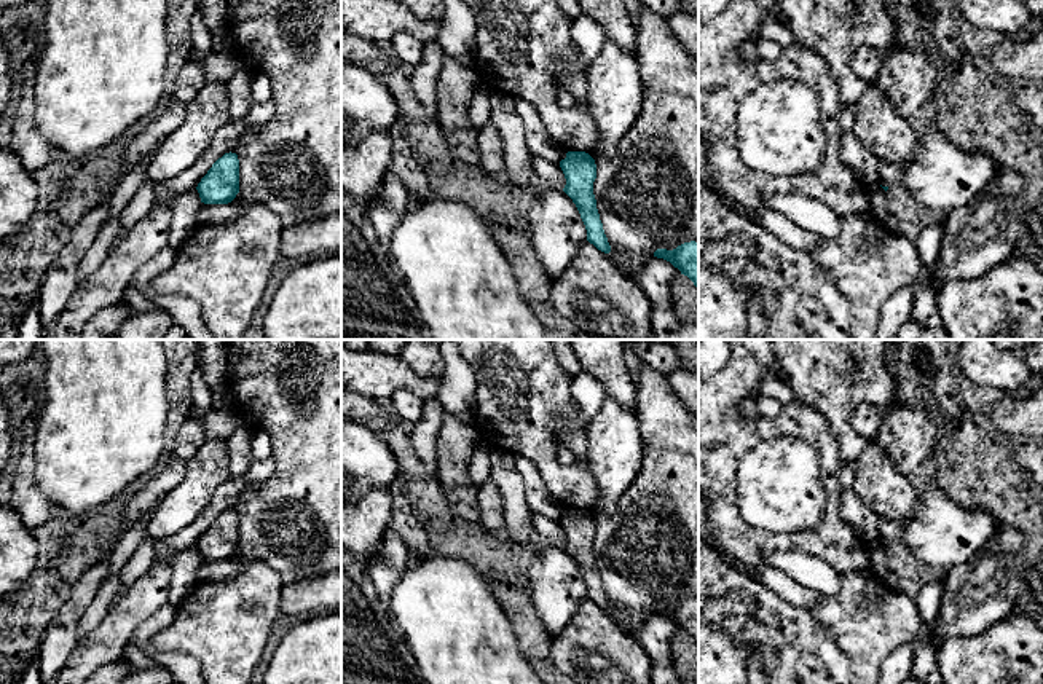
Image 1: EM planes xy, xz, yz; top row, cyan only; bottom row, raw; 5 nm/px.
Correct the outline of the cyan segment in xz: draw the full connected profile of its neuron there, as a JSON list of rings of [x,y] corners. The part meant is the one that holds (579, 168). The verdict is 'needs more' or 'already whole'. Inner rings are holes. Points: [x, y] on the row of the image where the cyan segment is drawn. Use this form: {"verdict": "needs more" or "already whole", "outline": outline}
{"verdict": "already whole", "outline": [[[568,151],[566,158],[560,161],[560,167],[566,179],[563,191],[573,199],[581,214],[587,230],[587,241],[598,250],[609,254],[611,246],[593,195],[593,182],[596,179],[595,159],[585,151]]]}

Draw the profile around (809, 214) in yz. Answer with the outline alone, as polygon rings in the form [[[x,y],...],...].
[[[770,195],[764,196],[764,206],[825,239],[837,238],[840,233],[840,217],[818,199],[802,195]]]

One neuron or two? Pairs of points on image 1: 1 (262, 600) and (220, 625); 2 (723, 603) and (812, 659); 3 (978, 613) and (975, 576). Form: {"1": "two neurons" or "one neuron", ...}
{"1": "one neuron", "2": "one neuron", "3": "one neuron"}

